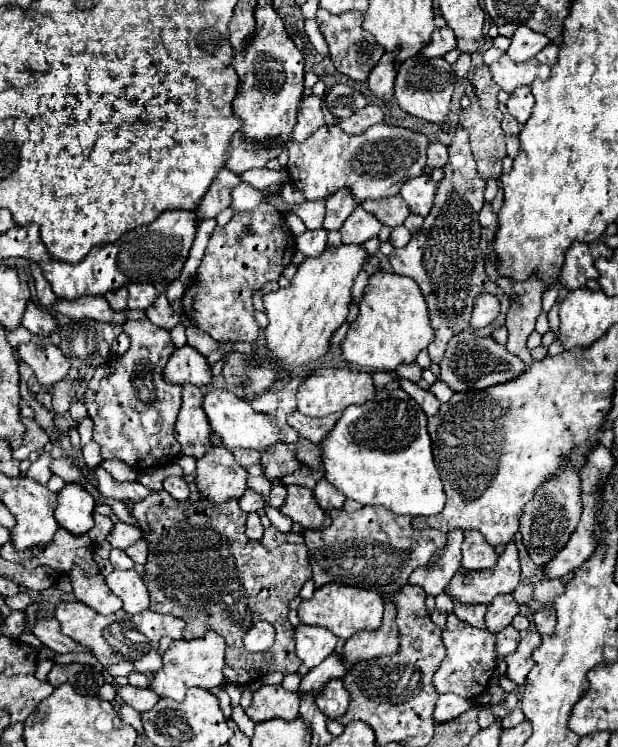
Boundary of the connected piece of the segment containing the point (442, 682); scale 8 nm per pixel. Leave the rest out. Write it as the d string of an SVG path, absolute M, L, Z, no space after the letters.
M454 613L448 615L446 629L442 633L442 641L446 647L446 657L440 665L440 669L434 675L434 687L438 693L454 693L464 699L476 699L478 695L486 693L490 679L496 671L496 635L486 629L476 629L472 625L466 625L462 619L458 619Z

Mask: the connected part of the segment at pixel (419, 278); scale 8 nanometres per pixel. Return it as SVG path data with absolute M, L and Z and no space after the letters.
M458 125L452 143L448 147L448 163L444 165L444 179L438 183L438 191L434 197L434 207L430 215L424 219L424 225L418 233L412 235L410 243L402 249L394 249L388 259L398 275L412 277L418 287L422 289L422 295L428 303L430 313L430 325L434 329L434 341L428 345L428 353L434 363L442 361L442 353L446 349L446 343L460 331L470 329L470 317L474 309L474 299L480 293L490 293L498 297L500 301L500 315L482 329L482 335L490 335L496 327L504 325L506 311L510 307L510 297L498 289L496 283L492 283L486 277L484 271L484 259L482 251L478 247L480 243L480 225L478 225L478 211L484 205L484 189L486 183L480 179L476 161L470 151L470 141L466 129Z

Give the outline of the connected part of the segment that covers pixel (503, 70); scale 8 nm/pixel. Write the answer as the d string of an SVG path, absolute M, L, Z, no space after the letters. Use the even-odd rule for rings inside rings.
M502 55L496 63L490 65L494 81L500 89L512 93L520 85L530 85L534 79L546 81L550 77L550 67L542 65L538 59L530 59L524 63L512 63L506 55Z

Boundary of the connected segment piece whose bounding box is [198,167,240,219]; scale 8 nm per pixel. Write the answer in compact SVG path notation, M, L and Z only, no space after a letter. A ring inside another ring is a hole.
M226 167L218 171L218 177L214 179L214 183L210 185L210 189L206 191L206 197L202 197L198 211L204 219L216 219L220 211L230 207L230 193L232 189L240 183L240 177L232 171L228 171Z

